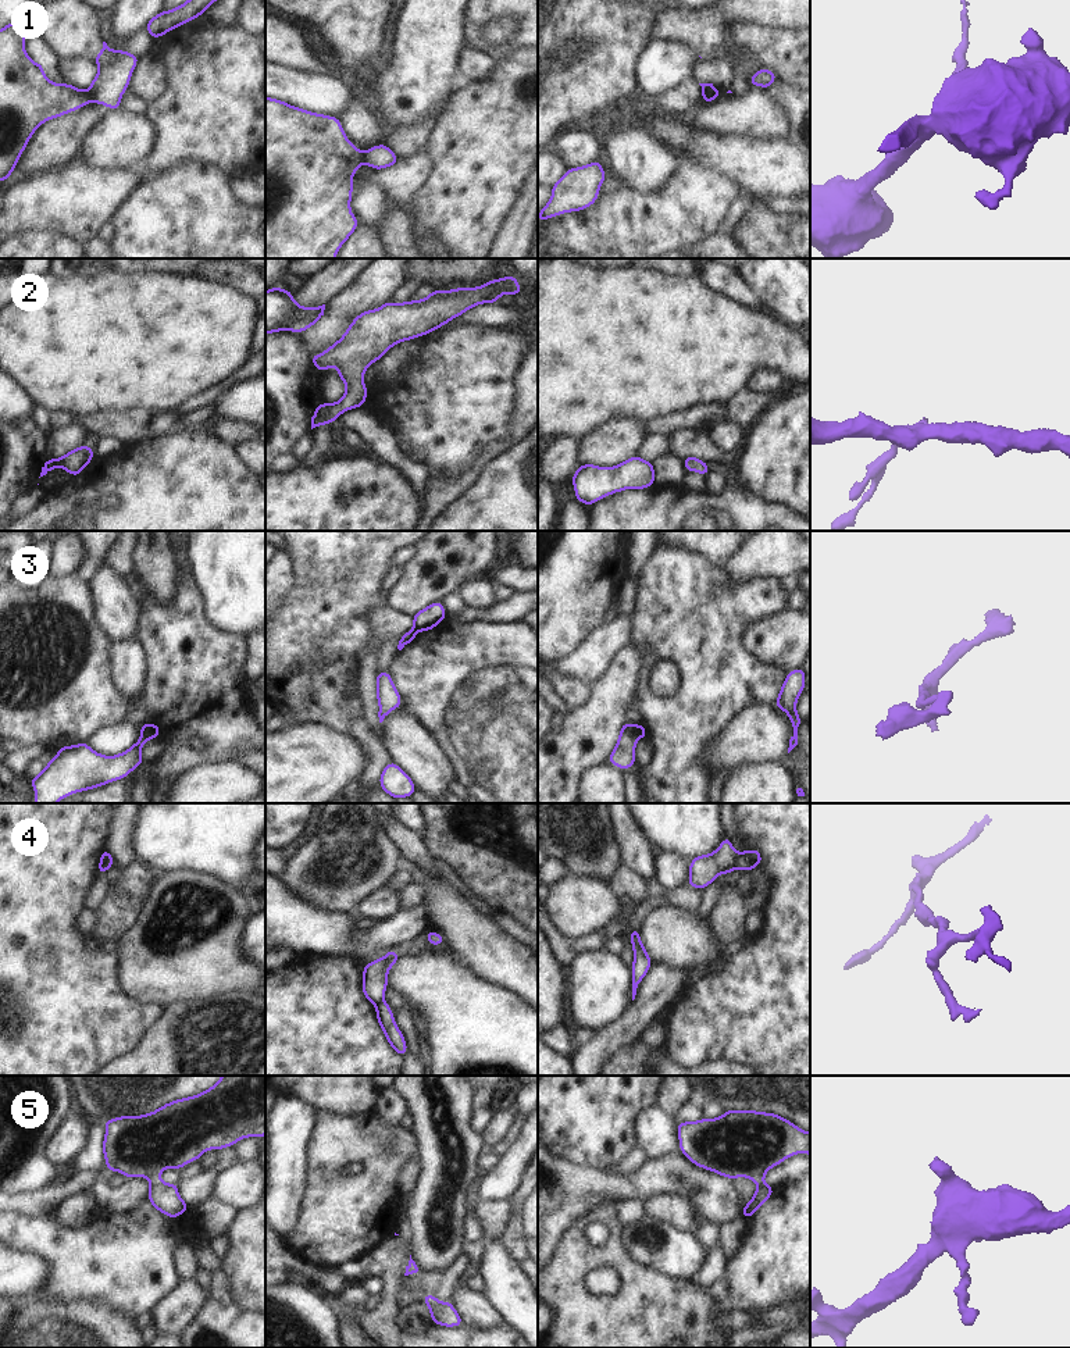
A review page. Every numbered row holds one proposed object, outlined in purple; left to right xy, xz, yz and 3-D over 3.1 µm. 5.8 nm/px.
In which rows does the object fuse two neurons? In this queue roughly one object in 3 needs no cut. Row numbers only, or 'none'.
1, 3, 4, 5

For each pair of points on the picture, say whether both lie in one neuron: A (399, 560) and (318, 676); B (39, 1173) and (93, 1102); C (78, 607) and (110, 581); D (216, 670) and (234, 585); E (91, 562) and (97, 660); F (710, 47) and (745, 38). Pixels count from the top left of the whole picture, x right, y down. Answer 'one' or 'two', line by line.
A: two
B: two
C: two
D: two
E: two
F: two

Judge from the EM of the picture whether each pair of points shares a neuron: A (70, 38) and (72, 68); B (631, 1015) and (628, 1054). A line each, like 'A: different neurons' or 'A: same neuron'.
A: different neurons
B: different neurons

